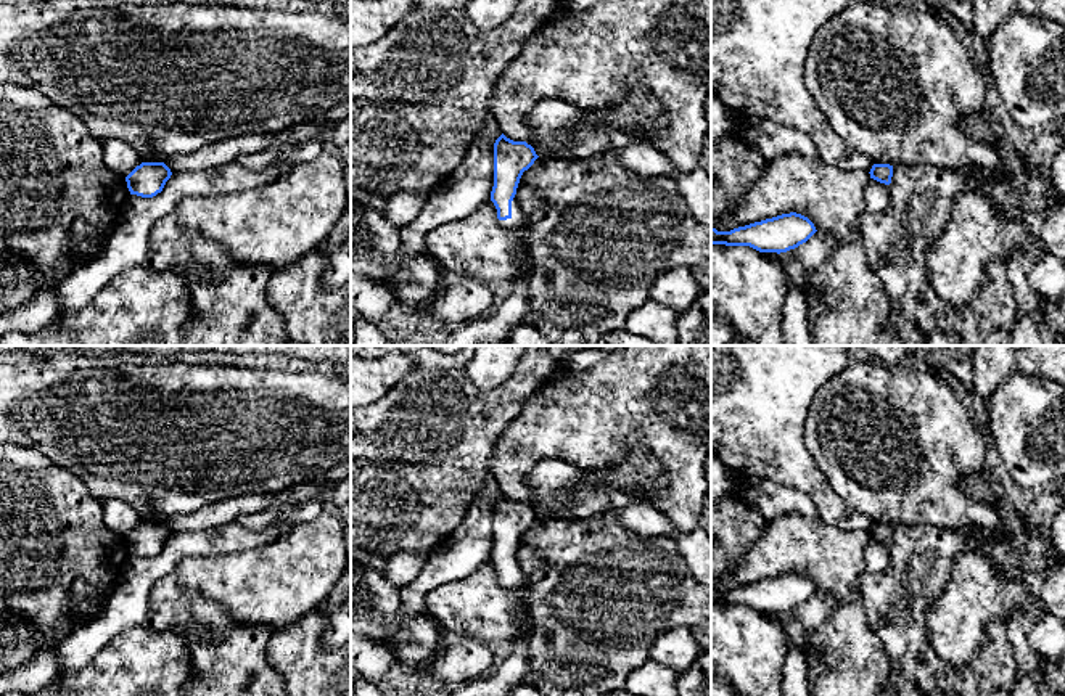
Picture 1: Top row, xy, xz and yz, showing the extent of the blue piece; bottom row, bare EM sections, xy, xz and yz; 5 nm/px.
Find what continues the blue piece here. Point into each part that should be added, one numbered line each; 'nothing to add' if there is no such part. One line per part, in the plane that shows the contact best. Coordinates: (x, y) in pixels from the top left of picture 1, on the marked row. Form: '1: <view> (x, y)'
1: xz (517, 221)

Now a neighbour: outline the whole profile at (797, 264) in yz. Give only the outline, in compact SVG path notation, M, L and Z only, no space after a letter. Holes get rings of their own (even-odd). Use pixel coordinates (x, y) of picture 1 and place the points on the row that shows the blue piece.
M816 231L806 243L787 252L764 252L764 256L777 262L790 283L803 289L811 270L822 265L838 248L838 241L824 233Z

